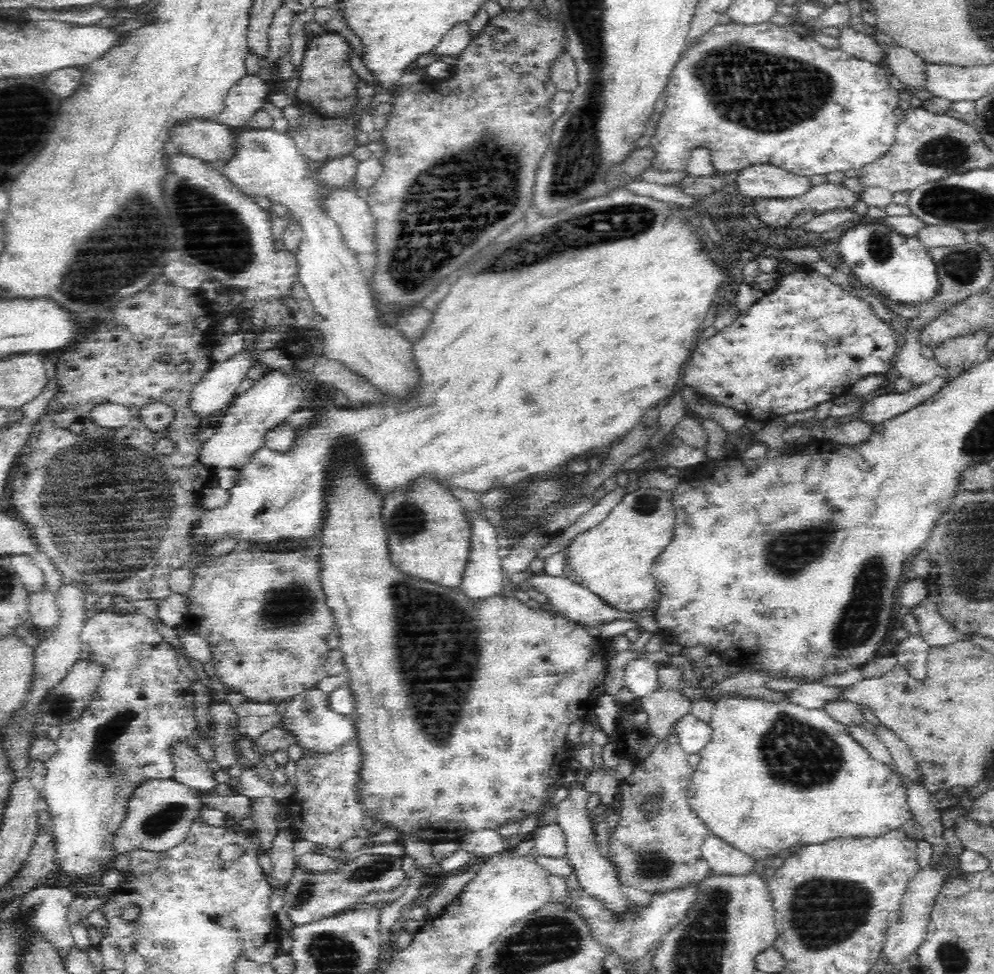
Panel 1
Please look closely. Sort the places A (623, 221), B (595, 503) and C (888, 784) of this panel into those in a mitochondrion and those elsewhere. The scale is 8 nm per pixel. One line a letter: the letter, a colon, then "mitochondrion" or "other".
A: mitochondrion
B: other
C: other

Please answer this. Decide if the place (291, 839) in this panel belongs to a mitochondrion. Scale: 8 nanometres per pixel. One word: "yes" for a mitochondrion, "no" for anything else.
no

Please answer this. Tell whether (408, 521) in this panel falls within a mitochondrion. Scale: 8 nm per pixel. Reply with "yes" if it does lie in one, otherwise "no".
yes

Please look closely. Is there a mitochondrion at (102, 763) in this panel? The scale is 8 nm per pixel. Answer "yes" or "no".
yes

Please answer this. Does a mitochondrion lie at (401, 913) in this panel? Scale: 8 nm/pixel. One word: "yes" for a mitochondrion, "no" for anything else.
no

